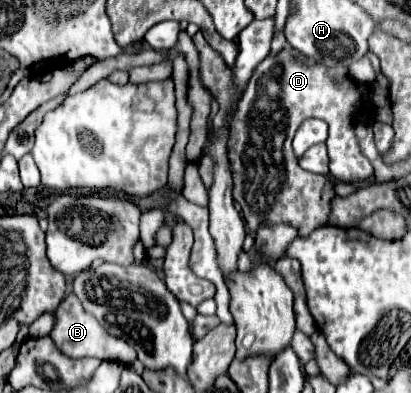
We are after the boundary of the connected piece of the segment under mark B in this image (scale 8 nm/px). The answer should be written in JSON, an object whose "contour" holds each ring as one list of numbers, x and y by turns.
{"contour":[[74,292,68,294,60,302,60,306,56,308,56,326,52,328,50,338,70,358,88,358,88,356,92,356,92,358,98,358,98,360,118,360,118,362,124,362,124,364,130,364,136,358,134,350,130,350,124,340,118,340,118,338,110,336,100,326,100,322,90,312,84,310,84,306,80,304,80,300]]}

